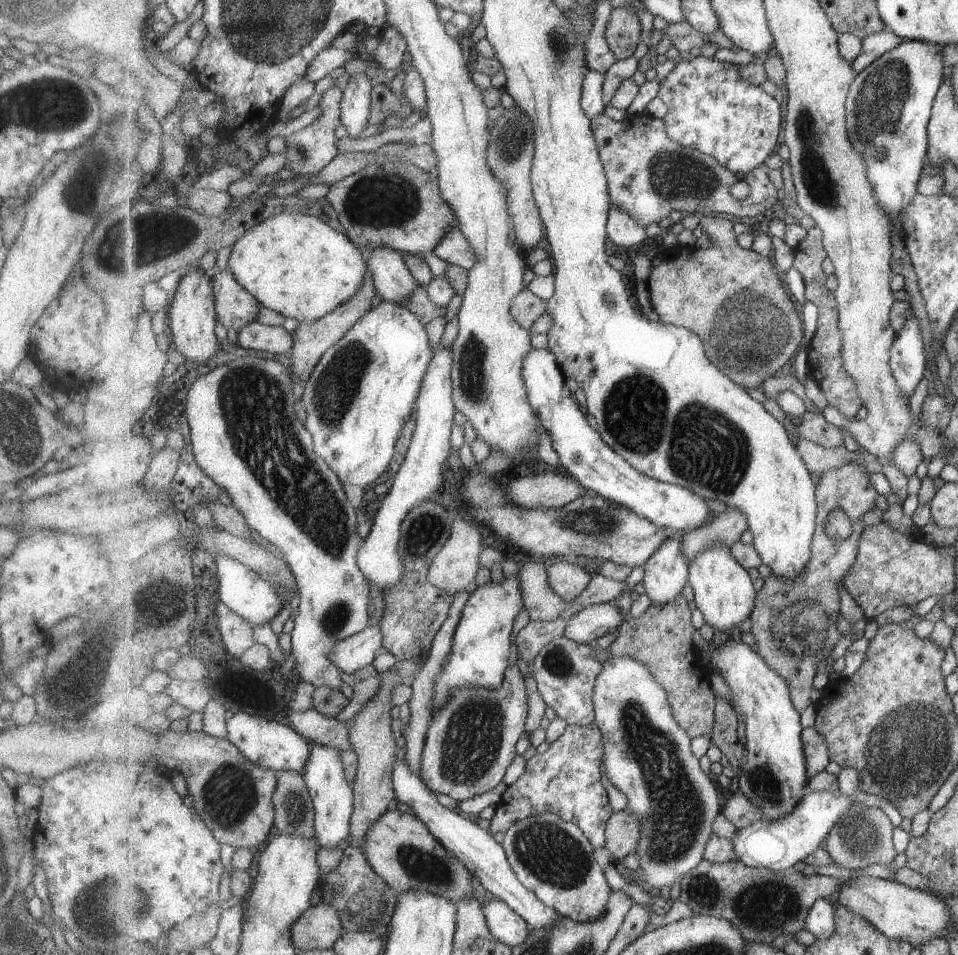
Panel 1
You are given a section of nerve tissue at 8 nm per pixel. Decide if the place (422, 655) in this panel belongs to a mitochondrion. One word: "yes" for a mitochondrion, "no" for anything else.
no

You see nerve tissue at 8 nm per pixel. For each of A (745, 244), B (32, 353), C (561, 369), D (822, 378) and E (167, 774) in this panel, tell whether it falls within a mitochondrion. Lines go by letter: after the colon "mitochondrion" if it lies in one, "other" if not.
A: other
B: other
C: other
D: other
E: other

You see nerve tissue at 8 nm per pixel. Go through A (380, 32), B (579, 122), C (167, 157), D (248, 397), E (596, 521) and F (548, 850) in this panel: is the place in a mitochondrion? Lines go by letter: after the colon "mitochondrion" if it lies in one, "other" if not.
A: other
B: other
C: other
D: mitochondrion
E: mitochondrion
F: mitochondrion

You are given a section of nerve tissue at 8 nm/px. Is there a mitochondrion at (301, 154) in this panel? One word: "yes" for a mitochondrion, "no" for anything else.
yes

